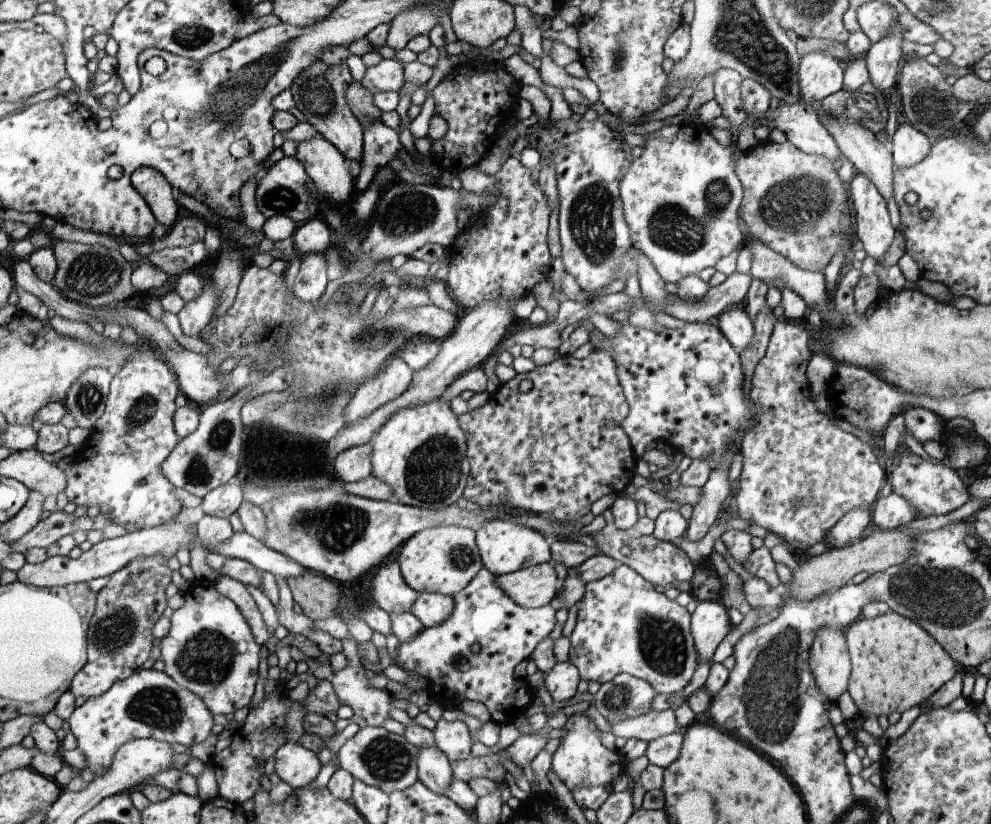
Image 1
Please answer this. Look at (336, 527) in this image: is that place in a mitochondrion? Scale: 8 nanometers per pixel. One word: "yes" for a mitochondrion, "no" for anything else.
yes

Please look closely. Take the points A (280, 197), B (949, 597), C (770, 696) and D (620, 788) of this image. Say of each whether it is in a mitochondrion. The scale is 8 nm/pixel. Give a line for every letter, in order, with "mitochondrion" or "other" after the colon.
A: mitochondrion
B: mitochondrion
C: mitochondrion
D: other

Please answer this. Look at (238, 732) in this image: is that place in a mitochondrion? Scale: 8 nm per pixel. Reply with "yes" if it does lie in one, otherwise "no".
no

